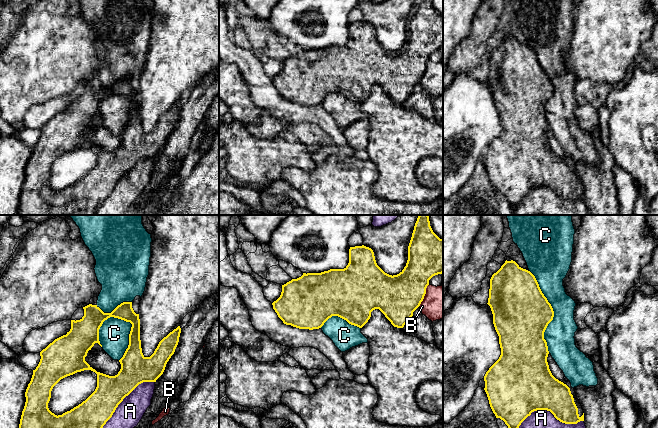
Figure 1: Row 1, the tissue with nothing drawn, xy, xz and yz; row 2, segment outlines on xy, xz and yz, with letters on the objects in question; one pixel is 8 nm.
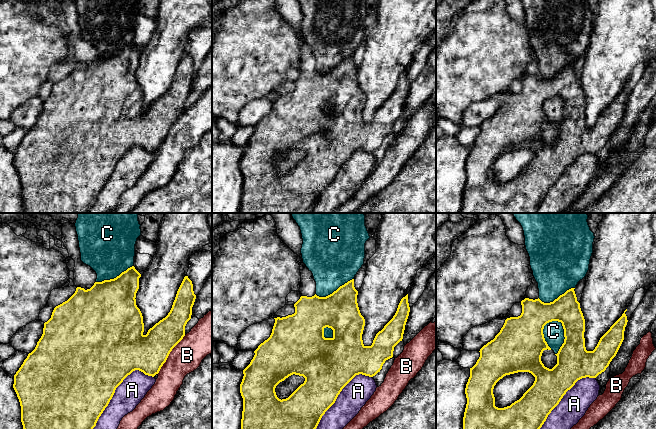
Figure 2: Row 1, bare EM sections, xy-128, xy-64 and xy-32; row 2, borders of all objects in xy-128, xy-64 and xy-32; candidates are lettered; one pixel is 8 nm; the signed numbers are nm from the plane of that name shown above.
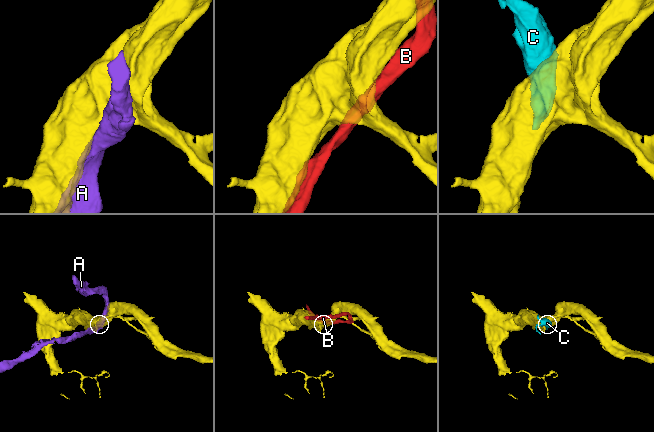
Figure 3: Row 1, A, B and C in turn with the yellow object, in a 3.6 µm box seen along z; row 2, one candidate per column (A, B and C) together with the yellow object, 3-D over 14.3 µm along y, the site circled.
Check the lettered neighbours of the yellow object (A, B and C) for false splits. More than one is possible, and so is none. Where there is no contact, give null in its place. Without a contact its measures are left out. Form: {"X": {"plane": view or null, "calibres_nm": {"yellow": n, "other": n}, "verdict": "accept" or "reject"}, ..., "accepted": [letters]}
{"A": {"plane": "yz", "calibres_nm": {"yellow": 440, "other": 400}, "verdict": "reject"}, "B": {"plane": "xz", "calibres_nm": {"yellow": 360, "other": 280}, "verdict": "reject"}, "C": {"plane": "xy", "calibres_nm": {"yellow": 200, "other": 240}, "verdict": "accept"}, "accepted": ["C"]}

